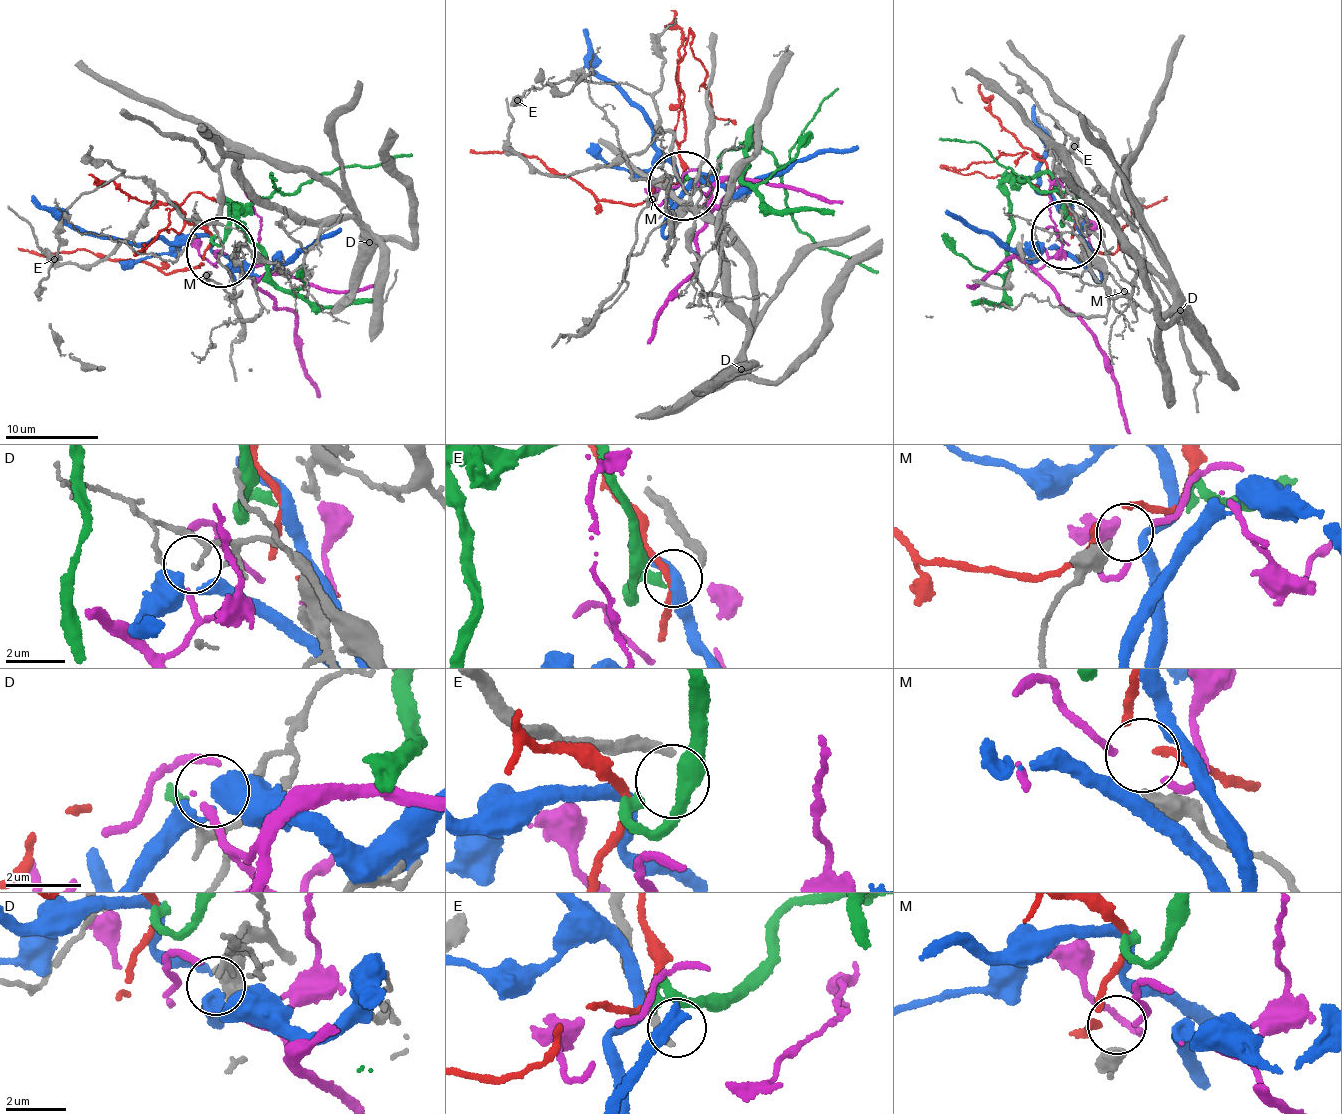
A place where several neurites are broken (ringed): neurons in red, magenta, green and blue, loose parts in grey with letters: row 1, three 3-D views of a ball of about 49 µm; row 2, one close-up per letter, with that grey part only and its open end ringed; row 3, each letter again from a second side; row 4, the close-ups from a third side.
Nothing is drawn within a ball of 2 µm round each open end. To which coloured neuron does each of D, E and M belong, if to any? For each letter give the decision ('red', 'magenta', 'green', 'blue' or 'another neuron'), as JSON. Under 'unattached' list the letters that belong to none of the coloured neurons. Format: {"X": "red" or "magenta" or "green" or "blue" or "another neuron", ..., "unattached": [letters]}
{"D": "another neuron", "E": "green", "M": "magenta", "unattached": ["D"]}

